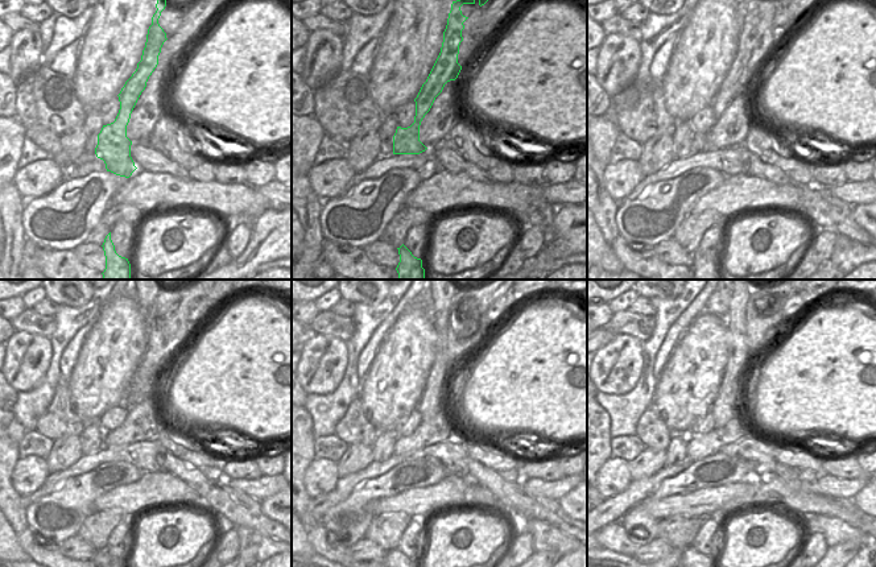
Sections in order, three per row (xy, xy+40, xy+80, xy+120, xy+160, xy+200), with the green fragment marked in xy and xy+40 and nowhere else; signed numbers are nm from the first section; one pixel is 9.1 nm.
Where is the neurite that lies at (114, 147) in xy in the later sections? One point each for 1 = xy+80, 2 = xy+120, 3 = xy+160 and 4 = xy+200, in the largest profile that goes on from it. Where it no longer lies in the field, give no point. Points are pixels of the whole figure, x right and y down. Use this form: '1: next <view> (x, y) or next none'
1: next xy+80 (743, 69)
2: next xy+120 (152, 361)
3: next xy+160 (454, 313)
4: next xy+200 (751, 309)

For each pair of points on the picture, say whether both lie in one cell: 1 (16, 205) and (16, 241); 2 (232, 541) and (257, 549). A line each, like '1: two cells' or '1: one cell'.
1: one cell
2: two cells

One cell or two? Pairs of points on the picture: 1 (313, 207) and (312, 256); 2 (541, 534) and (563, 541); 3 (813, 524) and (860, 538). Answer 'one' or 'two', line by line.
1: one
2: one
3: one

